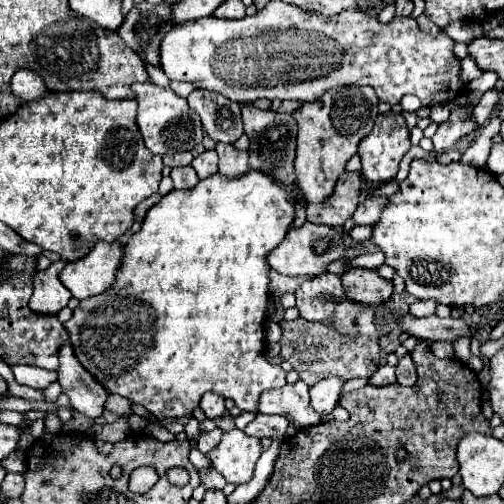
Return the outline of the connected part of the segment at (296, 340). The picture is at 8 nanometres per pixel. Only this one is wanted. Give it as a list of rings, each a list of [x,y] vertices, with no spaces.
[[[363,309],[357,315],[357,335],[341,335],[337,333],[327,321],[325,323],[313,323],[305,319],[285,321],[275,319],[269,315],[271,321],[279,323],[283,337],[281,337],[281,357],[293,365],[293,369],[299,373],[301,381],[307,381],[307,385],[315,385],[325,377],[339,375],[341,379],[353,379],[353,377],[371,377],[375,369],[379,367],[381,349],[379,349],[379,331],[373,325],[373,311]]]

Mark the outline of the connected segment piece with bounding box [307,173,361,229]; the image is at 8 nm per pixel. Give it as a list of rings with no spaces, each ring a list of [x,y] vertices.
[[[341,173],[333,193],[319,205],[307,205],[307,221],[341,227],[357,209],[361,197],[361,173]]]

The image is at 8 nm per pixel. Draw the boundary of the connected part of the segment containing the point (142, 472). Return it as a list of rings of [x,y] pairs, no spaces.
[[[137,467],[129,477],[129,489],[133,493],[147,493],[155,483],[159,475],[153,467]]]

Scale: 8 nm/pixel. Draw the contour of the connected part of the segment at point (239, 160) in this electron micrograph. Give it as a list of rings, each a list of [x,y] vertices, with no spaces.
[[[217,143],[215,151],[219,155],[221,175],[237,179],[237,177],[243,177],[249,171],[249,167],[247,167],[249,153],[247,151],[237,151],[233,145],[221,145],[221,143]]]

